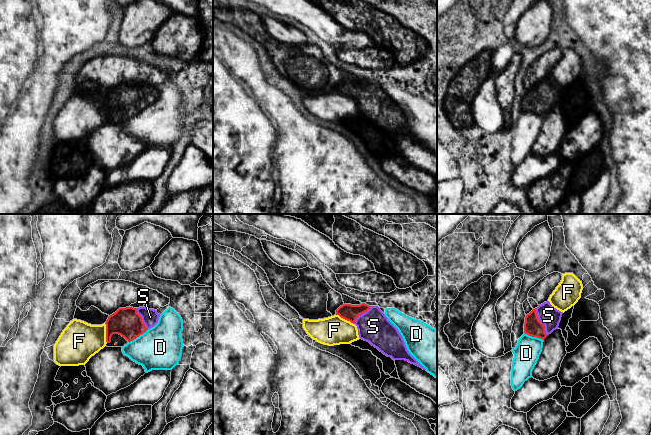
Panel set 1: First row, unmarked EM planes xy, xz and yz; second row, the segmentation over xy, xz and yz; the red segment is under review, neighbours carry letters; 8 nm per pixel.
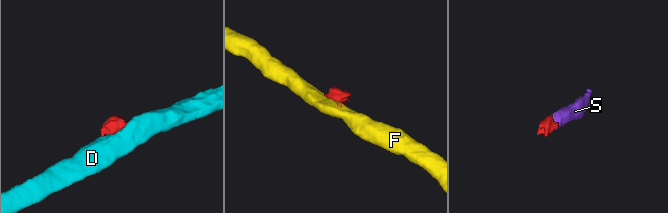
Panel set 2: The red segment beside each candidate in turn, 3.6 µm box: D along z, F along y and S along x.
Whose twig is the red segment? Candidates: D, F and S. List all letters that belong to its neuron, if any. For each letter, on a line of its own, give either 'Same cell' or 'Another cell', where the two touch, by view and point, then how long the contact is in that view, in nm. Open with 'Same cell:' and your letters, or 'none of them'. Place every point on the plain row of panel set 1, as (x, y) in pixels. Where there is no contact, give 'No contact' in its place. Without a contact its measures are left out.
Same cell: S
D: Another cell. Touches red at xy (138, 112). Shared border 200 nm
F: Another cell. Touches red at xy (106, 109). Shared border 160 nm
S: Same cell. Touches red at yz (540, 98). Shared border 240 nm

